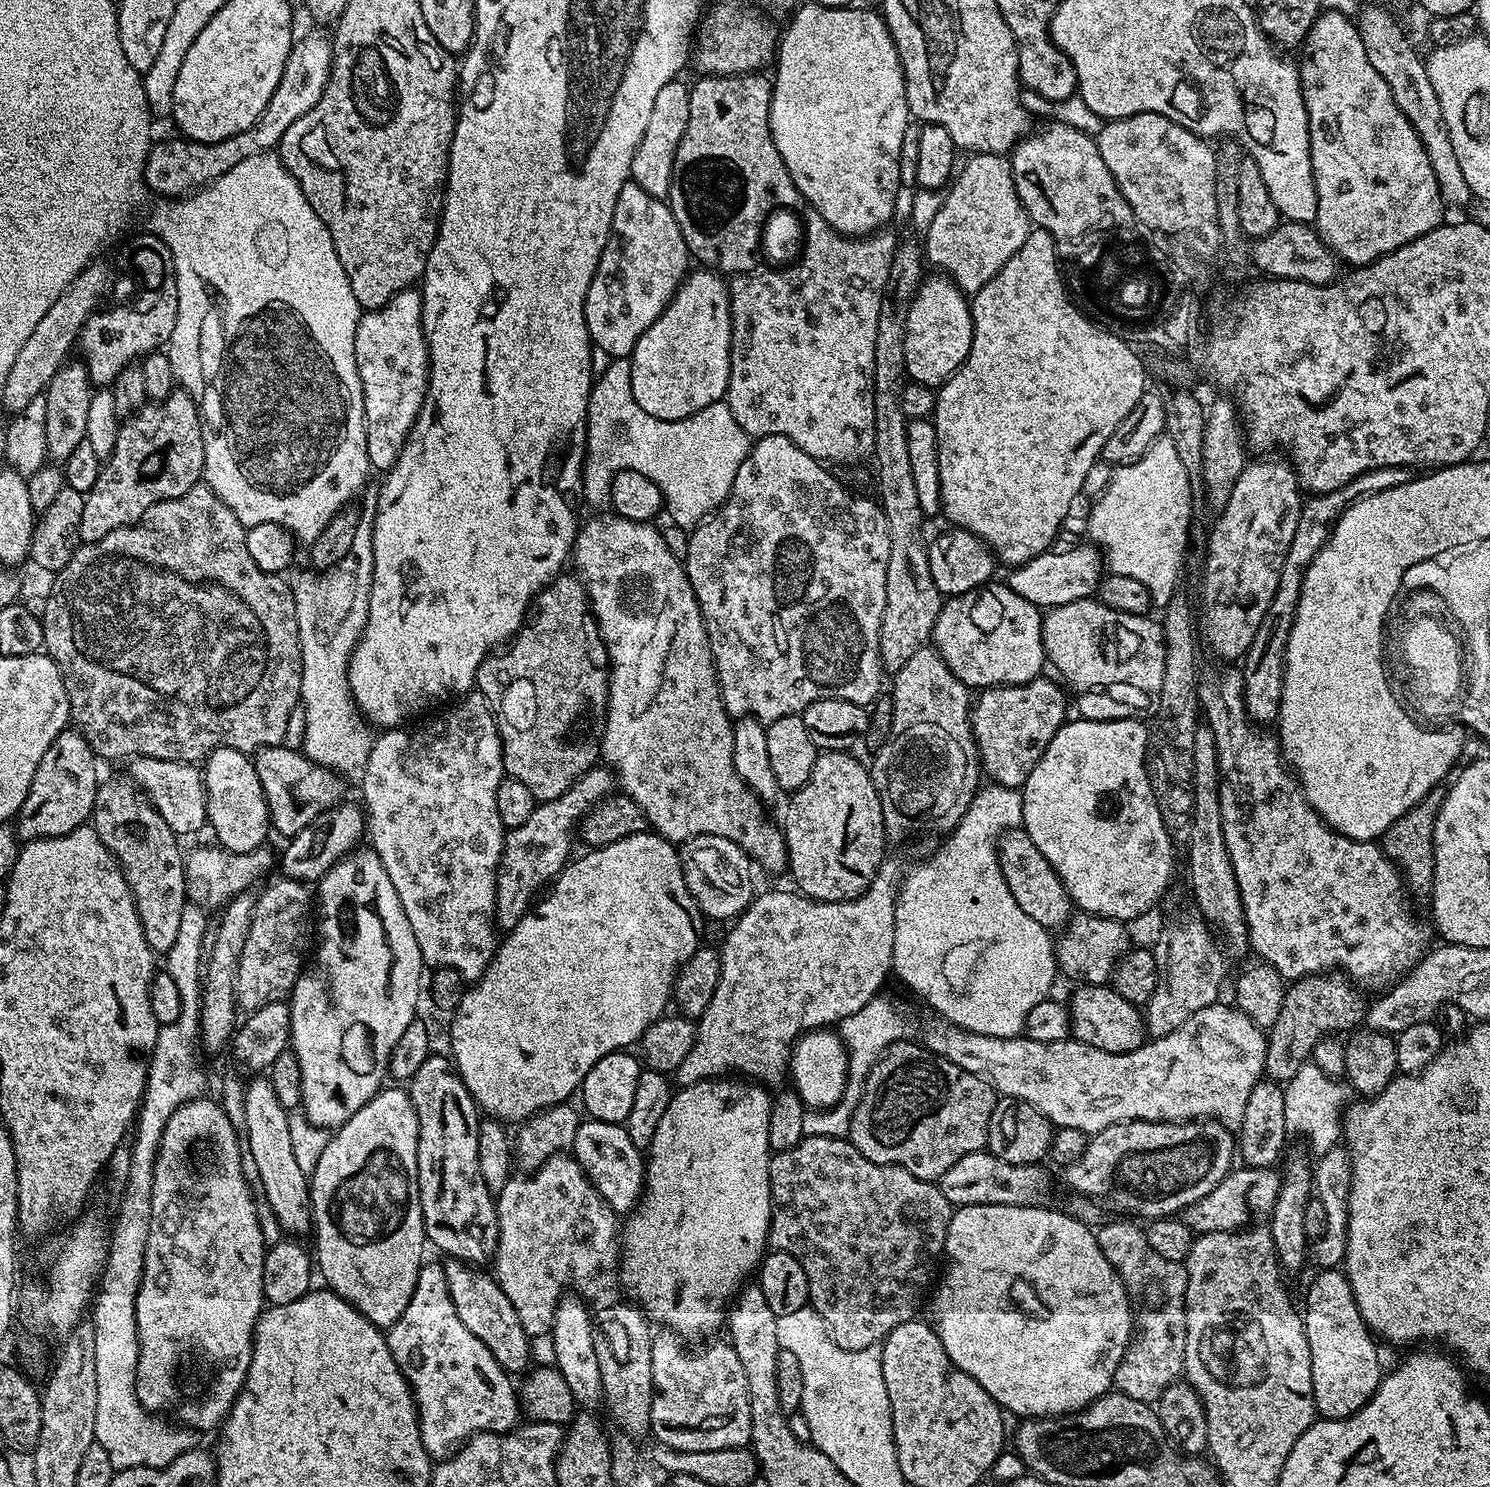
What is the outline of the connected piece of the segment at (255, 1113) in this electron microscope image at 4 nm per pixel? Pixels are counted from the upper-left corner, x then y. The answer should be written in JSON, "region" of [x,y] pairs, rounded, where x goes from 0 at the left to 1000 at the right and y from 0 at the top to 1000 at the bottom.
{"region":[[[169,725],[165,730],[165,757],[162,764],[165,767],[165,775],[168,778],[168,785],[169,783],[172,785],[172,791],[177,798],[177,804],[180,806],[186,822],[193,828],[191,829],[196,833],[204,833],[206,829],[207,831],[210,828],[209,802],[207,789],[199,778],[196,756],[193,754],[194,746],[191,745],[189,741],[187,741],[187,736],[184,736],[184,730],[181,730],[180,726]]]}

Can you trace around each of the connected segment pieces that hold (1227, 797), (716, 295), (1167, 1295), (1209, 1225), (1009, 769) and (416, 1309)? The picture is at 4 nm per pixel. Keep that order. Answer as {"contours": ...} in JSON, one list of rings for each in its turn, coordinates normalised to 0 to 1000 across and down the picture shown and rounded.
{"contours":[[[[819,448],[821,449],[811,449],[805,453],[804,459],[803,461],[803,467],[805,469],[805,475],[807,481],[811,481],[810,486],[812,488],[813,492],[816,494],[816,504],[817,504],[817,515],[819,516],[819,539],[820,539],[820,561],[823,564],[823,572],[826,574],[826,580],[828,582],[828,590],[831,590],[831,601],[834,604],[834,612],[835,613],[835,617],[836,617],[836,623],[838,623],[838,637],[842,641],[844,640],[846,642],[845,645],[848,648],[854,650],[855,652],[860,656],[860,658],[862,660],[869,660],[870,659],[874,659],[876,656],[881,655],[891,655],[895,652],[899,652],[901,656],[904,656],[908,662],[912,663],[913,665],[919,666],[918,664],[926,664],[923,666],[931,666],[934,664],[938,659],[940,658],[943,655],[948,653],[948,651],[952,648],[953,645],[956,643],[956,641],[959,640],[960,634],[958,635],[958,624],[956,621],[952,621],[950,619],[950,616],[948,614],[948,606],[946,605],[946,601],[944,599],[942,596],[942,590],[940,588],[939,584],[936,581],[934,581],[932,579],[931,574],[929,574],[929,571],[926,570],[926,567],[919,565],[907,565],[903,564],[899,560],[896,560],[895,557],[889,553],[889,551],[885,548],[884,546],[880,543],[878,541],[878,537],[876,537],[874,533],[872,532],[872,526],[870,524],[866,516],[863,513],[860,504],[859,502],[858,497],[856,494],[854,495],[853,492],[849,491],[845,487],[841,487],[838,483],[837,479],[835,477],[835,453],[832,449],[830,448]]],[[[478,182],[462,182],[456,190],[456,194],[451,202],[444,208],[444,211],[428,227],[423,240],[423,260],[426,270],[442,282],[457,282],[468,278],[477,272],[483,272],[487,268],[490,254],[490,230],[491,217],[490,217],[490,199],[489,191],[485,185]]],[[[754,819],[749,820],[752,820],[748,820],[745,823],[739,822],[735,826],[737,838],[740,843],[742,843],[742,849],[745,849],[745,851],[748,851],[753,859],[762,882],[761,900],[750,919],[748,933],[754,939],[773,946],[786,931],[790,930],[795,925],[795,874],[797,857],[794,849],[780,846],[780,843],[777,843],[774,838],[772,838],[770,829],[767,825],[762,824],[764,822],[758,822]]],[[[837,784],[828,785],[824,790],[812,800],[804,808],[799,808],[793,816],[795,824],[801,830],[806,829],[828,829],[834,826],[838,822],[838,817],[850,818],[854,814],[859,803],[860,789],[856,785],[839,785]]],[[[699,453],[688,460],[672,460],[670,463],[660,463],[656,467],[658,469],[656,471],[654,469],[652,474],[652,493],[655,497],[657,513],[662,521],[663,519],[666,521],[665,524],[668,527],[676,530],[687,531],[689,523],[691,523],[691,518],[694,518],[697,510],[699,510],[702,502],[705,502],[707,494],[710,494],[710,491],[715,487],[717,481],[716,480],[717,476],[718,479],[717,471],[717,473],[714,471],[715,463],[708,457],[703,457],[702,455],[703,454]]],[[[297,849],[283,850],[275,878],[270,881],[270,886],[267,886],[267,889],[260,894],[259,898],[262,911],[264,911],[267,921],[270,921],[272,929],[277,933],[283,972],[291,983],[295,983],[303,979],[320,963],[343,963],[347,960],[346,954],[350,952],[347,931],[344,931],[344,926],[337,919],[334,919],[332,911],[329,911],[329,908],[323,905],[323,902],[313,894],[310,886],[307,886],[307,881],[305,881],[305,876],[302,873],[302,865],[299,865]]]]}

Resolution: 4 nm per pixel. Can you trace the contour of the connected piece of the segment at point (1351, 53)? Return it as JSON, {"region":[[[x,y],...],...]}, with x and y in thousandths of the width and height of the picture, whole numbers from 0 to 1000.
{"region":[[[887,7],[883,14],[879,17],[878,24],[874,29],[874,34],[875,34],[875,38],[872,38],[871,40],[872,59],[874,66],[877,69],[877,77],[879,82],[879,109],[882,114],[882,122],[885,130],[885,144],[882,153],[893,169],[896,169],[901,177],[903,175],[905,179],[921,178],[925,174],[932,172],[936,168],[954,160],[954,157],[964,153],[970,147],[970,137],[966,130],[966,124],[963,121],[960,106],[958,106],[958,102],[949,85],[946,85],[944,77],[941,77],[941,74],[938,73],[938,69],[936,69],[936,63],[933,63],[933,58],[930,58],[930,52],[928,52],[928,50],[925,50],[922,44],[919,44],[919,39],[917,39],[917,31],[914,28],[909,15],[901,8]]]}

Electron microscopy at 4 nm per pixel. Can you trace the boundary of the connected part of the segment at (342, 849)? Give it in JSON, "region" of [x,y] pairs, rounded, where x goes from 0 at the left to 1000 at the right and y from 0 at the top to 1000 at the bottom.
{"region":[[[229,539],[220,543],[211,550],[207,557],[203,557],[200,562],[195,563],[191,570],[191,574],[187,574],[187,584],[189,584],[190,588],[194,592],[202,593],[212,593],[215,590],[219,588],[223,581],[230,578],[232,575],[236,574],[240,570],[239,568],[246,562],[246,549],[244,544],[241,540],[234,541]]]}

